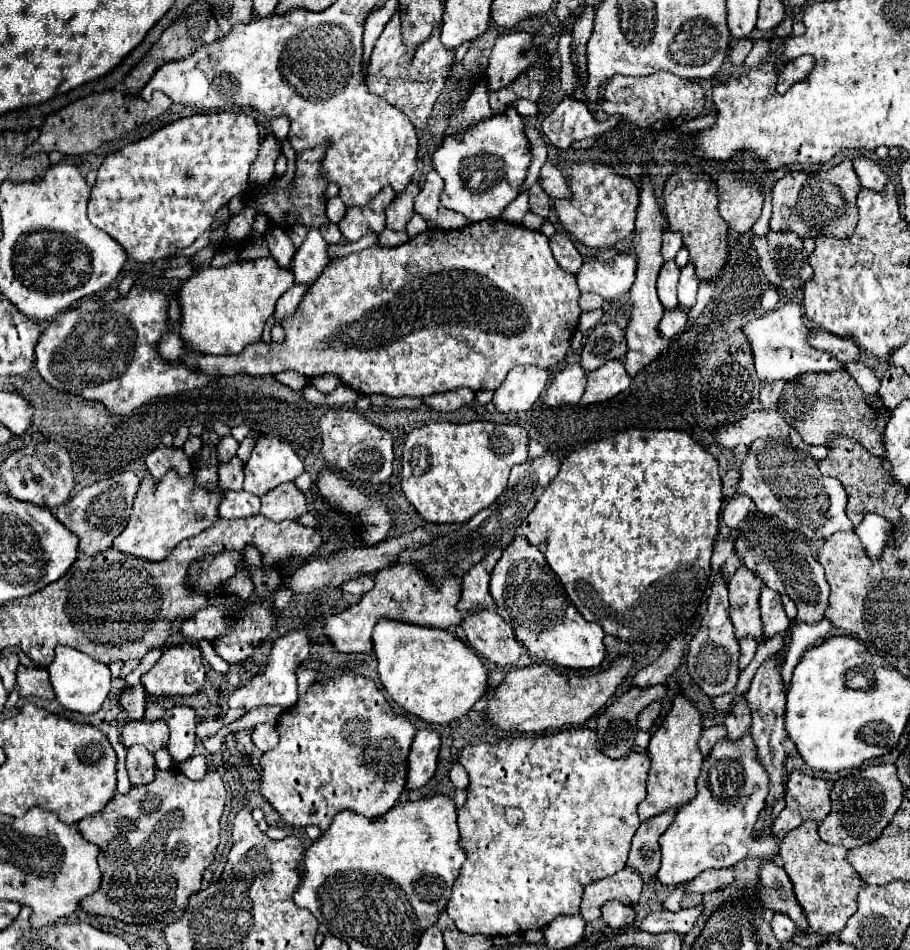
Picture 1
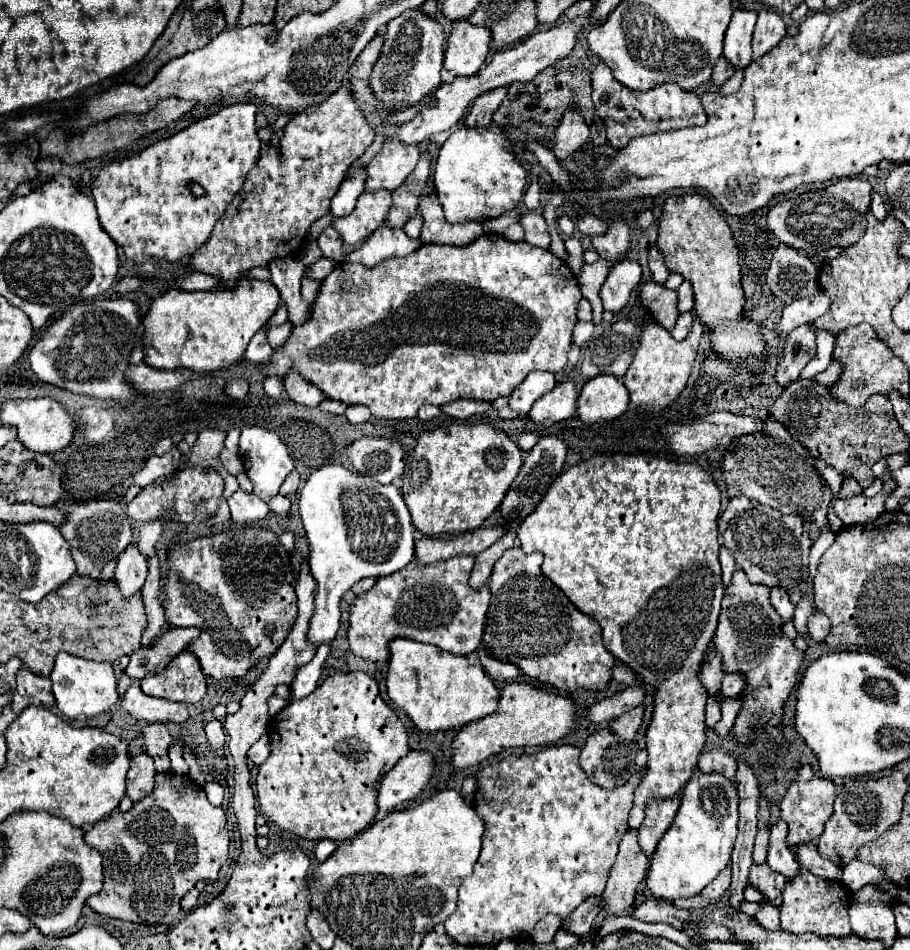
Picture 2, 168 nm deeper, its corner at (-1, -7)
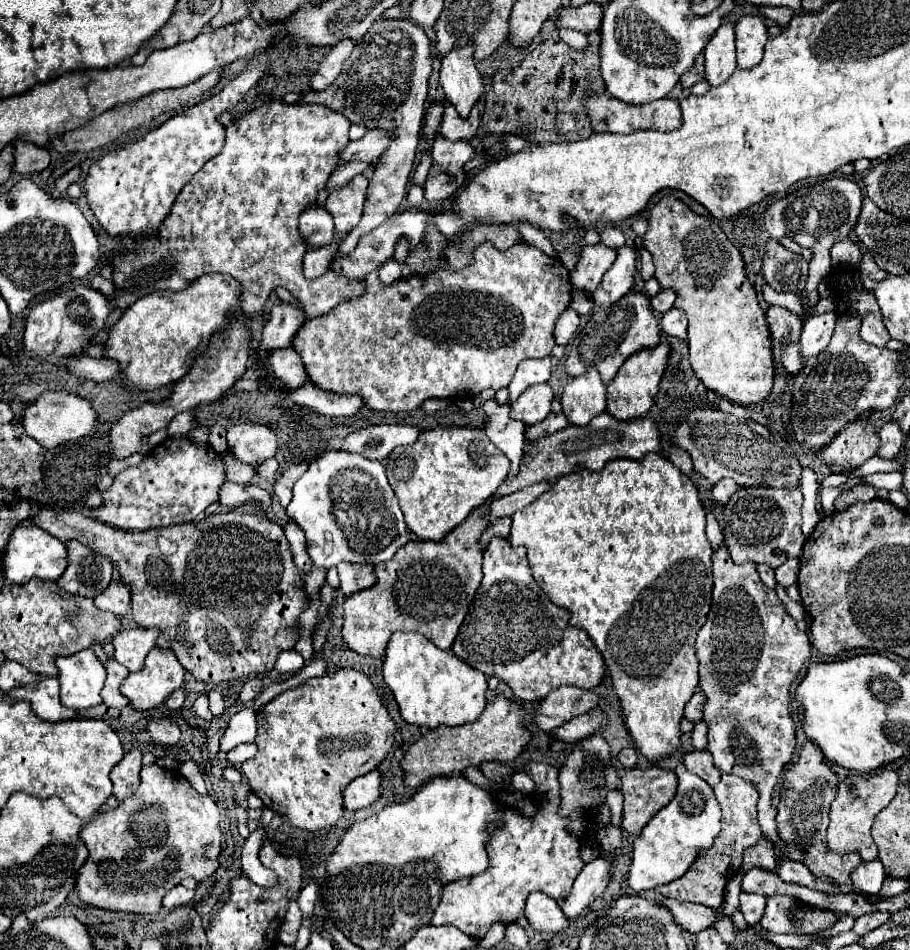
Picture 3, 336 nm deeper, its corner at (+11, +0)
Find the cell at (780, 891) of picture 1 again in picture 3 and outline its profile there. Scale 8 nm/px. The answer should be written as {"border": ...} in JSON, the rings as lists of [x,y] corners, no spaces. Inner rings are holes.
{"border":[[[764,837],[758,841],[758,845],[746,849],[744,859],[742,859],[742,871],[750,871],[750,869],[764,869],[764,871],[776,871],[778,863],[776,863],[776,849],[774,845],[770,845]]]}

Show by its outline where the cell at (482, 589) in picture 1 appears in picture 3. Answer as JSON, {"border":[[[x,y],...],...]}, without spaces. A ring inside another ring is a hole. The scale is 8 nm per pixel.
{"border":[[[502,517],[486,527],[486,531],[482,533],[480,545],[486,547],[494,537],[508,537],[508,533],[510,533],[510,517]]]}

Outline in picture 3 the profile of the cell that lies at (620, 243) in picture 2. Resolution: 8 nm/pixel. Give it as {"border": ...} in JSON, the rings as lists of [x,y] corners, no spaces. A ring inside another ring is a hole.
{"border":[[[604,243],[582,247],[580,261],[574,273],[570,273],[574,289],[590,293],[600,283],[602,275],[610,269],[614,259],[616,259],[616,249],[606,247]]]}

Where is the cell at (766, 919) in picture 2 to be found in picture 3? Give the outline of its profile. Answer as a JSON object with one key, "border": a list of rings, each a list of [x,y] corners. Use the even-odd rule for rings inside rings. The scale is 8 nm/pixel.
{"border":[[[740,893],[740,911],[742,911],[742,915],[750,927],[760,923],[762,913],[764,913],[764,905],[766,905],[766,897]]]}

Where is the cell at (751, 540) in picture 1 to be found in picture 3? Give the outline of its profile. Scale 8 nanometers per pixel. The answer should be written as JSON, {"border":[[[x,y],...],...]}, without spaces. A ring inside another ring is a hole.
{"border":[[[740,487],[732,499],[722,507],[720,525],[724,531],[724,541],[734,563],[752,561],[756,565],[764,563],[772,569],[780,567],[792,557],[800,557],[804,535],[802,535],[802,491],[788,489],[750,489]]]}

